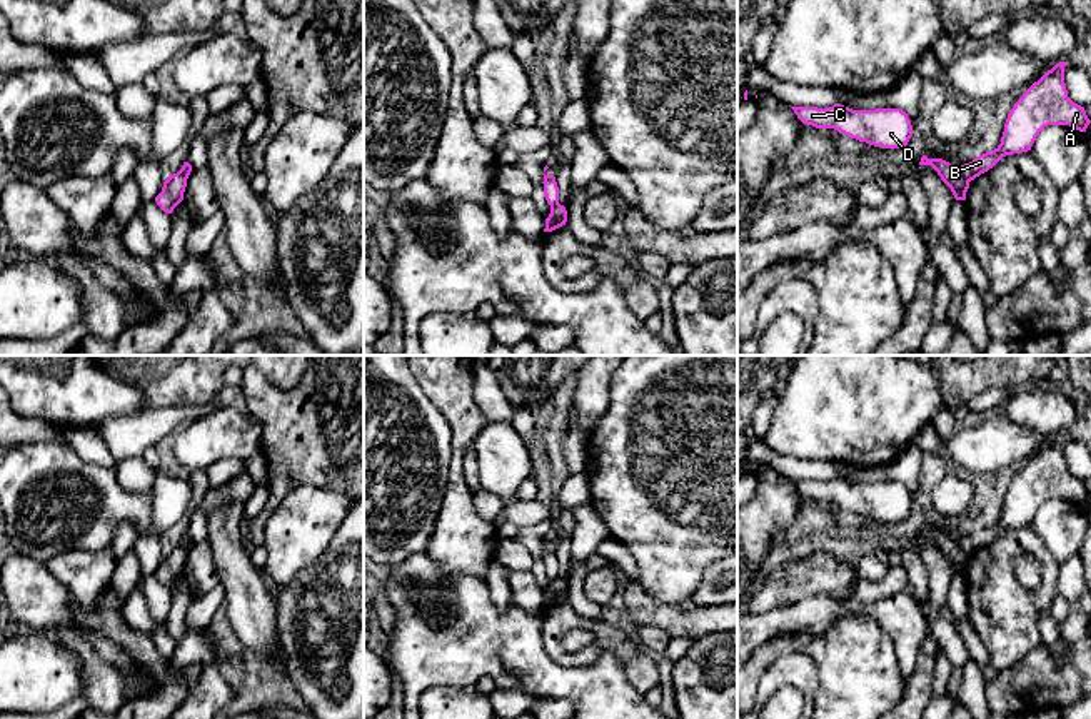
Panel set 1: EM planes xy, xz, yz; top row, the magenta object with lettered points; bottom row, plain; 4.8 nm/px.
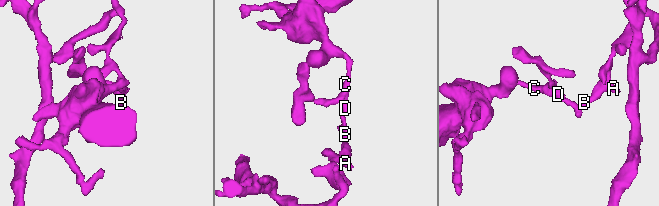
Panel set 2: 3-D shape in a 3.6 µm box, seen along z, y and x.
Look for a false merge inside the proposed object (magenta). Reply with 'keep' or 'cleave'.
cleave

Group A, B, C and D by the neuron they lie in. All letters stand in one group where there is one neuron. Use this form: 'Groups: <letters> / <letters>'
Groups: A B / C D

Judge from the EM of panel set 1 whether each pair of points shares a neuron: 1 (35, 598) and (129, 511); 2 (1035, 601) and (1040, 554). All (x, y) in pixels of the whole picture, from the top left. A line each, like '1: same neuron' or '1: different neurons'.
1: different neurons
2: same neuron

